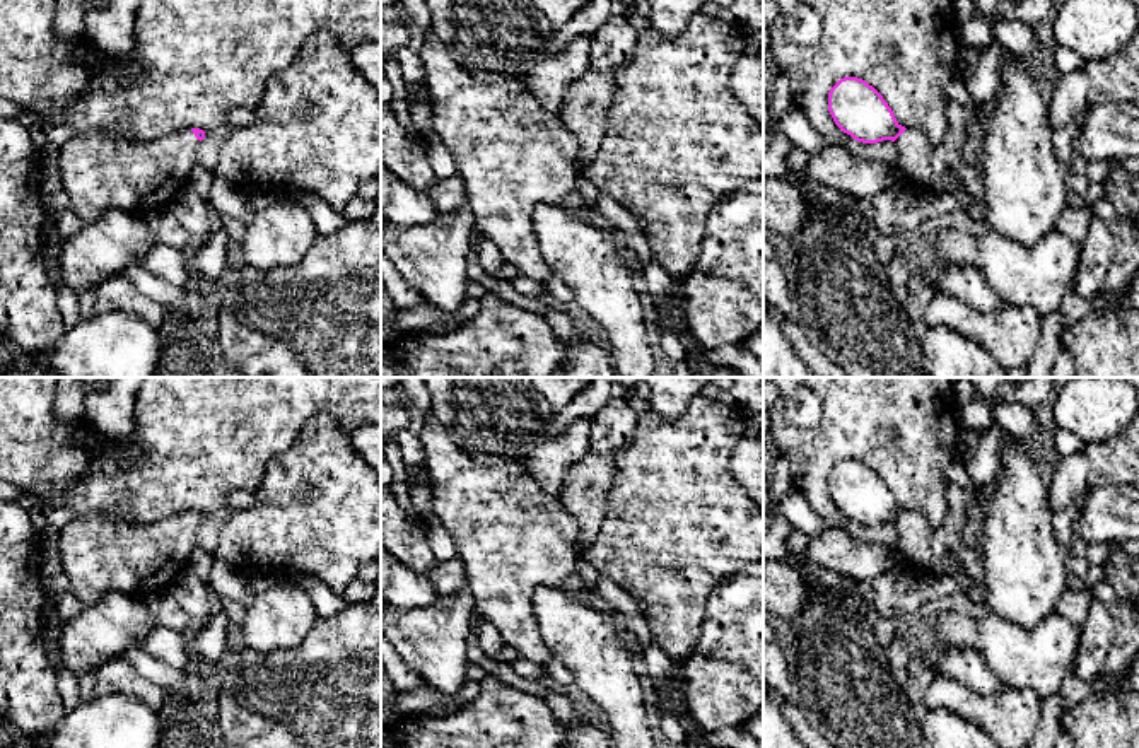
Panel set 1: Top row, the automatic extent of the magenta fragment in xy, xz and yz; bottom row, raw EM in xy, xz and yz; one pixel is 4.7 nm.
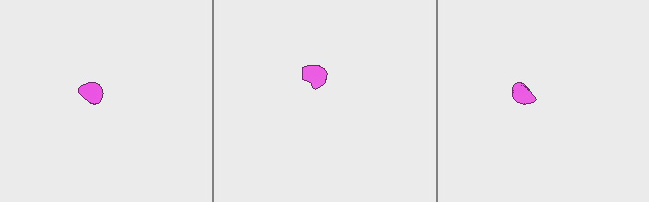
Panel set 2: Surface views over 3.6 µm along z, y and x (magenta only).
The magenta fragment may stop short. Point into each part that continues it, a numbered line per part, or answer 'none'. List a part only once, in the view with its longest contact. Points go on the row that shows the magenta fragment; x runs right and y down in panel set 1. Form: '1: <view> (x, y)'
1: yz (926, 166)

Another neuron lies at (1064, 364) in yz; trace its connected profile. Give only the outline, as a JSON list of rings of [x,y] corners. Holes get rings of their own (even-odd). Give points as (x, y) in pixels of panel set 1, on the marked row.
[[[1060,343],[1054,362],[1054,377],[1072,377],[1074,359],[1069,350]]]

